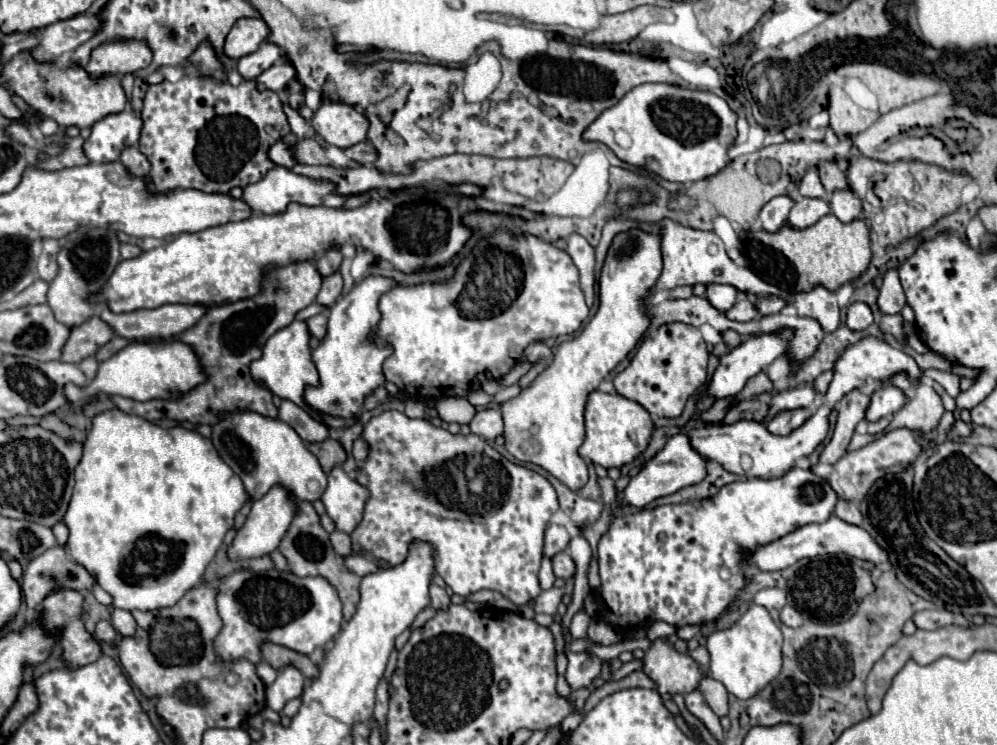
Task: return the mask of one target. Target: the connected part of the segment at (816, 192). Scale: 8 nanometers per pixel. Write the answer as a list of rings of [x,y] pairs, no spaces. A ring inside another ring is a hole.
[[[810,168],[810,170],[804,174],[804,178],[802,178],[802,182],[800,182],[800,194],[802,194],[802,196],[808,196],[808,198],[816,196],[818,200],[828,200],[828,192],[822,188],[816,168]]]

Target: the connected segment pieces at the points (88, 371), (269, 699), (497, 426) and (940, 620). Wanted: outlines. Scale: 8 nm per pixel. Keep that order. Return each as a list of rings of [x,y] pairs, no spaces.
[[[88,356],[88,358],[84,358],[80,364],[80,370],[84,372],[84,376],[88,378],[88,380],[92,380],[94,378],[94,374],[96,374],[96,368],[98,368],[98,362],[96,362],[96,358],[92,358],[92,356]]]
[[[294,666],[280,670],[274,684],[266,688],[266,704],[274,712],[282,712],[288,700],[302,696],[302,684],[304,684],[304,676]]]
[[[488,408],[478,412],[472,422],[470,422],[470,430],[476,436],[484,436],[486,440],[494,440],[496,436],[502,434],[502,414],[498,408]]]
[[[922,610],[914,614],[914,624],[920,630],[936,630],[954,624],[954,614],[948,610]]]

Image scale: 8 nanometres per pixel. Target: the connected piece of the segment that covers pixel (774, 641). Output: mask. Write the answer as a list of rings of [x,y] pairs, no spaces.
[[[752,604],[746,614],[728,630],[716,630],[706,640],[710,654],[710,676],[722,682],[728,694],[748,700],[772,682],[782,668],[782,632],[766,608]]]

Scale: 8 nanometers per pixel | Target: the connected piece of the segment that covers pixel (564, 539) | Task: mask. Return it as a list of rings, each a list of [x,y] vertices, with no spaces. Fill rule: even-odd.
[[[550,524],[546,528],[546,540],[544,540],[544,556],[552,558],[554,554],[562,552],[568,548],[568,542],[570,542],[570,536],[566,532],[566,528],[562,526],[556,526],[556,524]]]

